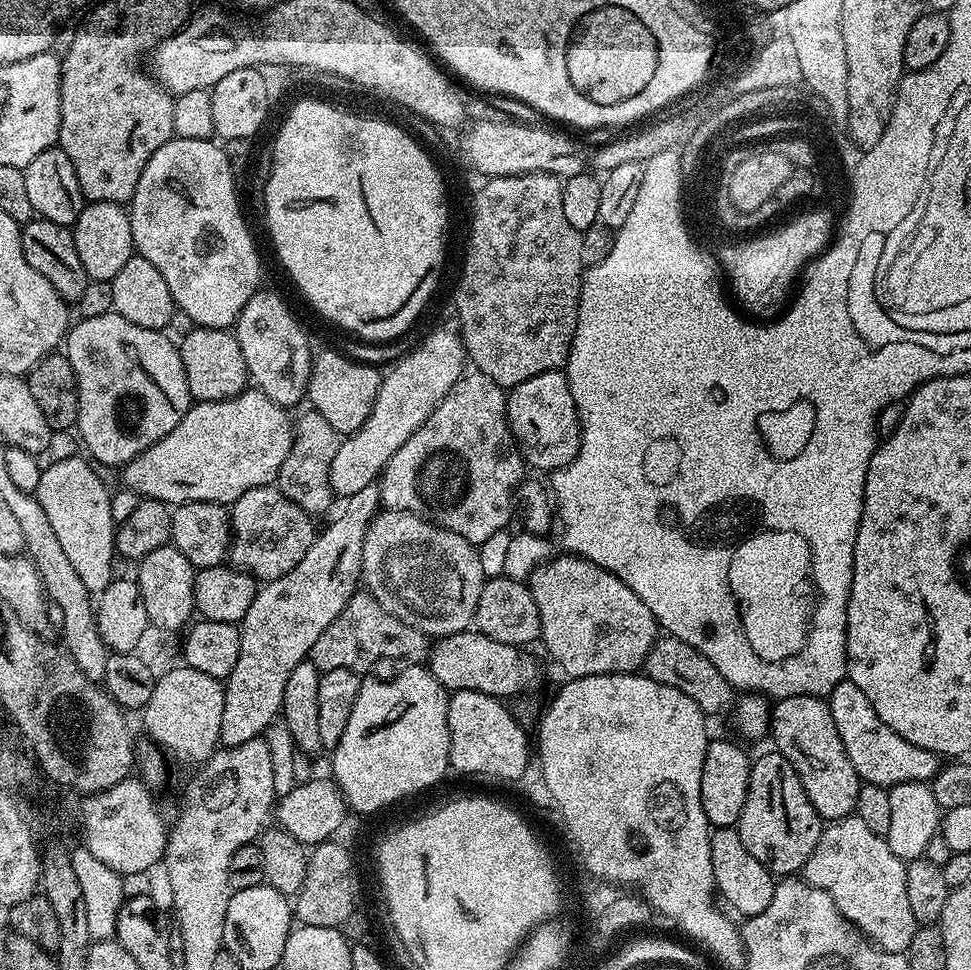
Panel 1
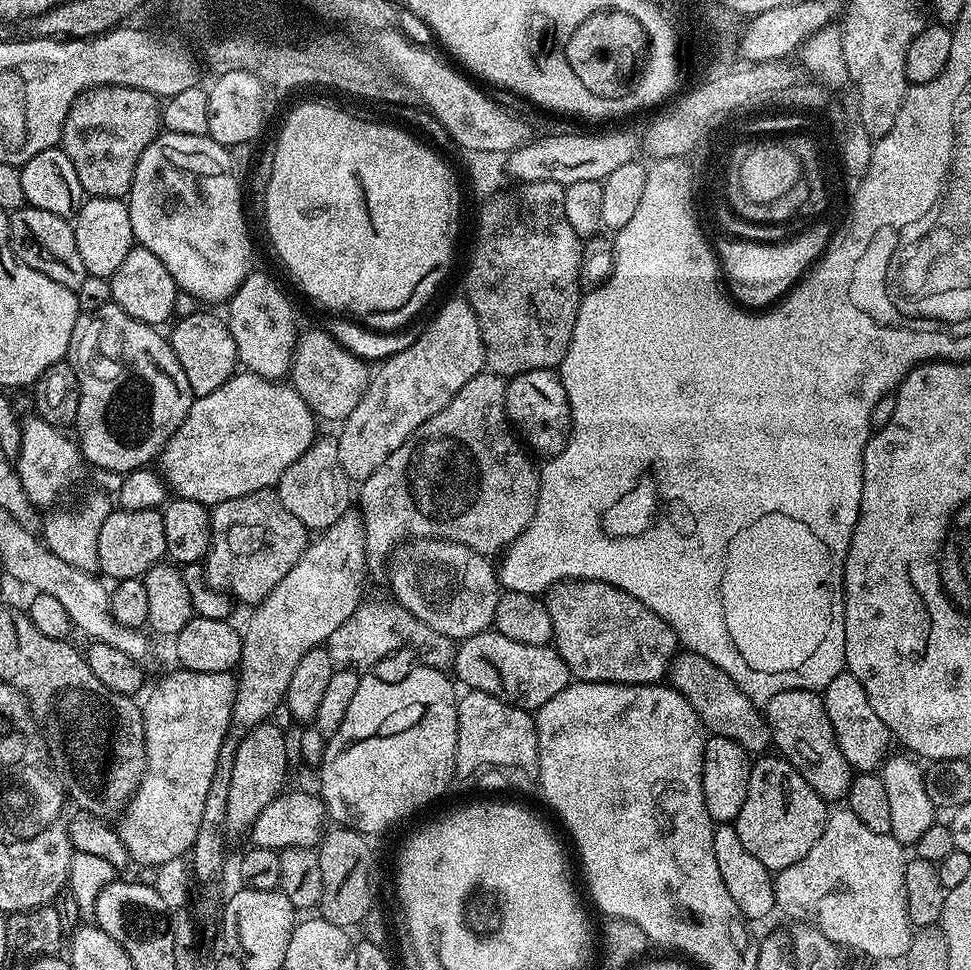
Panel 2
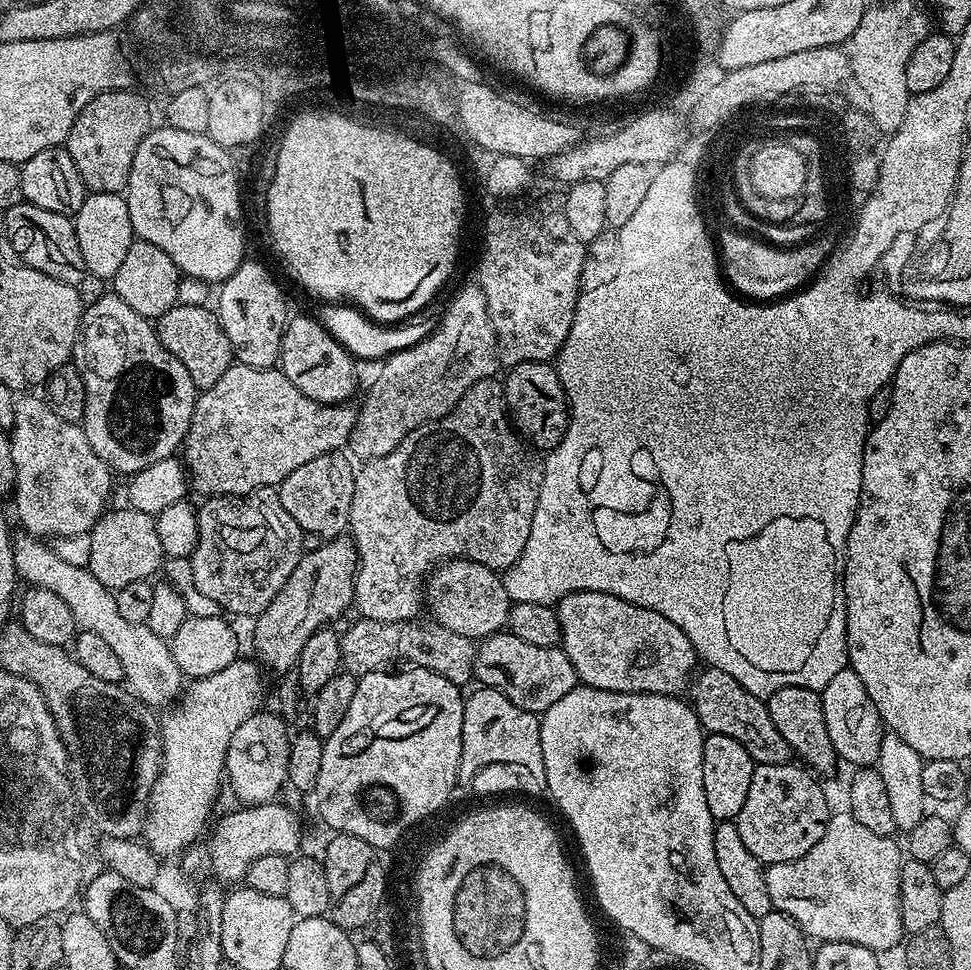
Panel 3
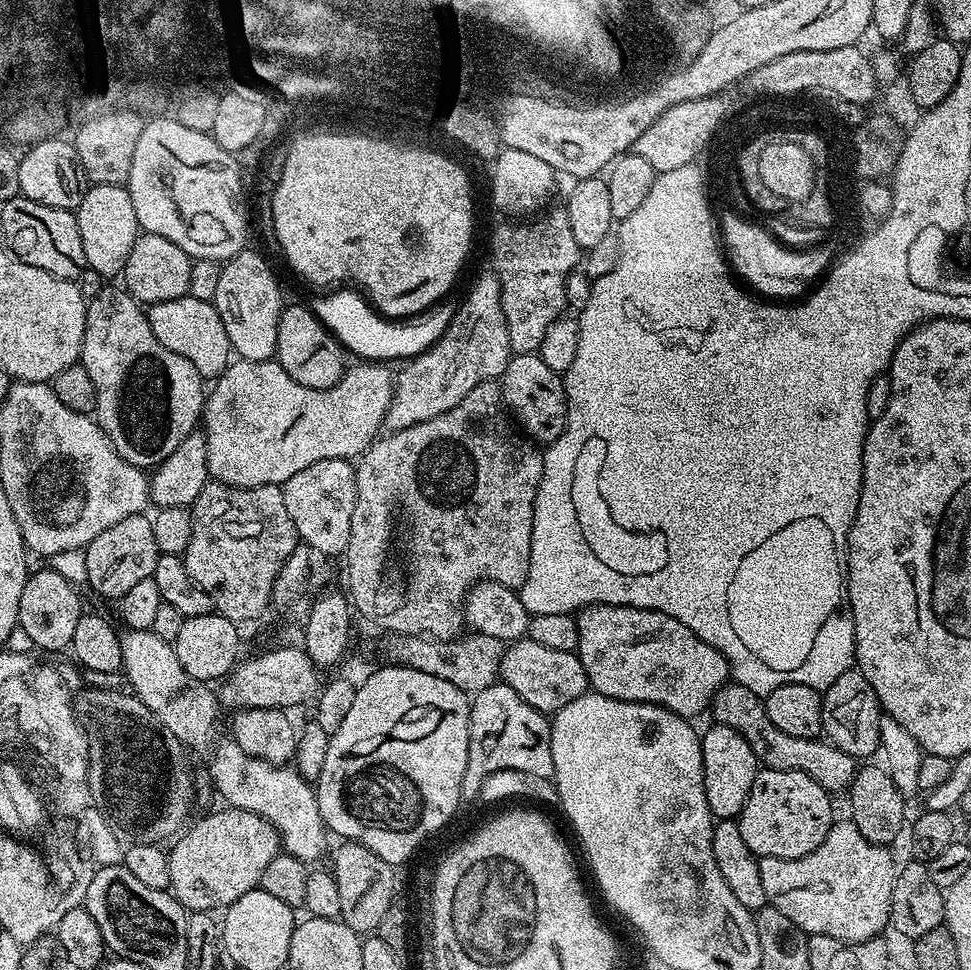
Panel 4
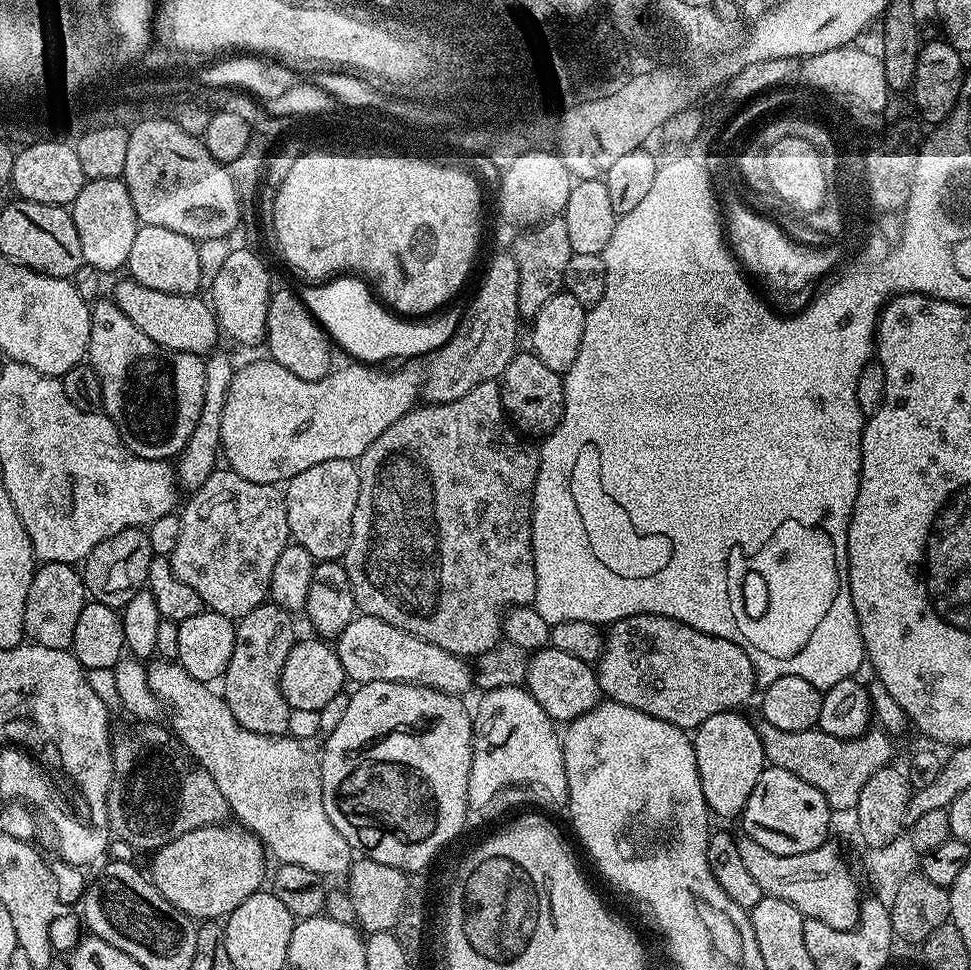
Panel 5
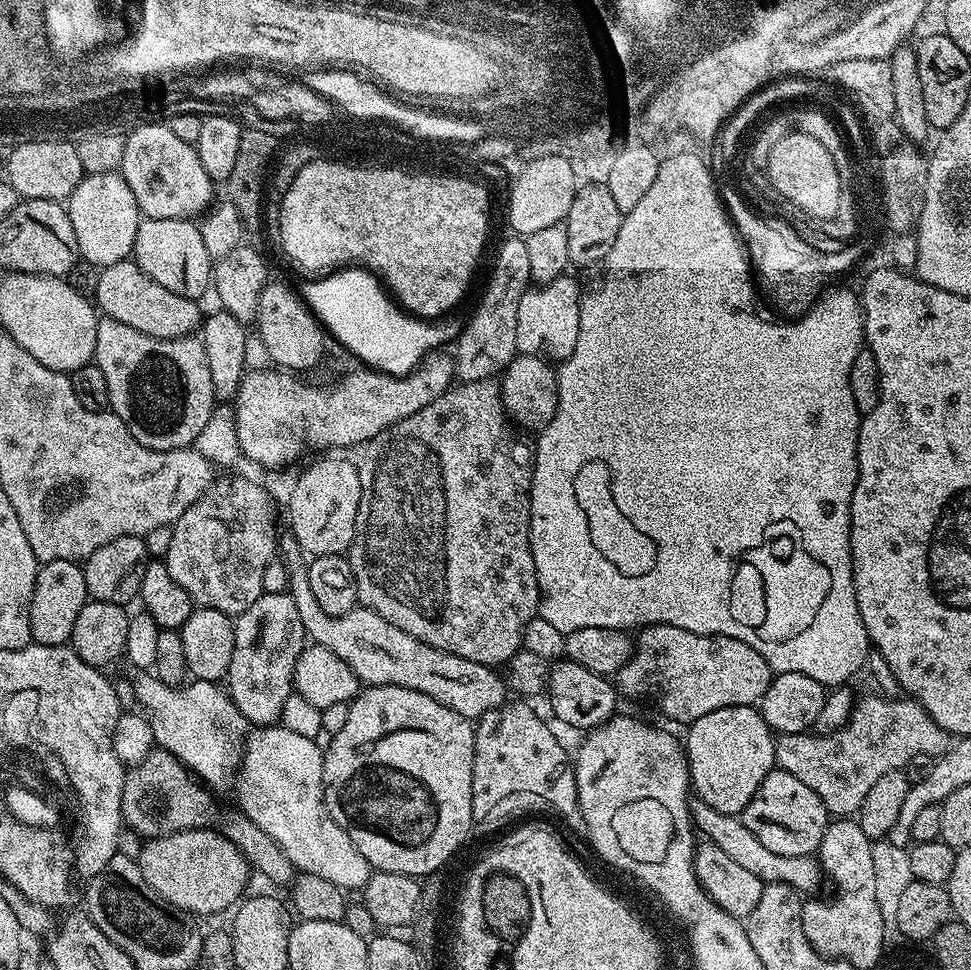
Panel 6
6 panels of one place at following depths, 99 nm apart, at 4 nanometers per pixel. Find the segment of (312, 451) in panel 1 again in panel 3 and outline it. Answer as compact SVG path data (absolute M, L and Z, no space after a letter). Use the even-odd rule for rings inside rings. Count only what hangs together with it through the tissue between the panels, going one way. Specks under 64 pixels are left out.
M338 451L310 458L310 462L298 466L294 474L287 476L278 485L282 506L286 506L286 514L290 514L290 518L294 518L294 522L298 522L298 526L309 537L336 538L343 533L340 531L348 528L350 502L354 502L356 472L353 461L344 455L343 451Z

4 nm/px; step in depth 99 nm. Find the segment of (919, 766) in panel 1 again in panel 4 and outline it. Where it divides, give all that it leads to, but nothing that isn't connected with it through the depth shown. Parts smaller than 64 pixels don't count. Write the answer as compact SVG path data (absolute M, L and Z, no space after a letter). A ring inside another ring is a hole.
M853 670L842 674L838 682L834 682L822 692L823 735L846 754L857 758L876 756L880 747L879 720L882 709L870 682L859 672Z

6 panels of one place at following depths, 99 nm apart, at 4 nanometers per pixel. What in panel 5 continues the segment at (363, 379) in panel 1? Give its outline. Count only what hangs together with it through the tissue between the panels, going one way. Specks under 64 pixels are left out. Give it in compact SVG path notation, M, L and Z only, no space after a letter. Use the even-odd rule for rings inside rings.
M280 287L273 291L268 307L266 330L267 355L274 362L278 362L278 366L286 366L290 374L298 374L298 378L307 380L321 380L323 376L333 371L333 341L297 293L295 296L290 289Z

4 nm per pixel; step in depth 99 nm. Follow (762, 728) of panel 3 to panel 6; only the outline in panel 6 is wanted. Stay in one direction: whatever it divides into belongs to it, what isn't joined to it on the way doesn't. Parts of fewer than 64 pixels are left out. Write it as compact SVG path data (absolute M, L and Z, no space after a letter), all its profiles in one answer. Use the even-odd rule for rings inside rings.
M864 696L855 701L852 718L849 724L844 728L839 728L837 732L830 732L827 734L813 734L811 731L799 732L798 734L780 734L776 739L776 768L786 774L794 774L794 778L798 778L798 782L803 782L805 786L810 786L810 790L814 790L814 794L818 794L822 798L822 802L827 806L829 813L836 818L852 818L860 811L860 807L866 799L866 794L873 789L874 782L884 774L890 771L904 770L907 762L914 754L928 754L935 758L939 758L948 751L950 747L949 733L942 731L934 722L934 718L930 718L930 714L926 711L917 700L911 698L900 698L904 700L883 700L880 696Z

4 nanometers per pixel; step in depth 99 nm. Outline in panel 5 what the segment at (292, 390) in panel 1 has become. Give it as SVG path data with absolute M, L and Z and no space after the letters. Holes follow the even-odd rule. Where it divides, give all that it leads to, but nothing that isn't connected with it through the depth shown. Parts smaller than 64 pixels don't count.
M237 247L210 286L210 303L219 331L240 344L256 344L259 340L261 343L268 335L266 320L273 291L274 283L267 266L250 249Z

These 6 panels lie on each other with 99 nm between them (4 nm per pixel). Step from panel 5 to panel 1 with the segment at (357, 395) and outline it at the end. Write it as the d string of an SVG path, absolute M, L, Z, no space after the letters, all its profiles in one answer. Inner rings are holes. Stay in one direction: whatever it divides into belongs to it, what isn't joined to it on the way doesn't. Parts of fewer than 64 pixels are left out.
M245 390L234 398L225 400L202 400L193 403L182 422L166 434L154 446L142 450L128 464L123 465L123 487L141 498L160 500L163 504L175 506L190 502L210 502L230 506L246 490L254 490L263 484L272 484L280 473L286 454L290 454L294 420L285 409L278 407L266 394Z

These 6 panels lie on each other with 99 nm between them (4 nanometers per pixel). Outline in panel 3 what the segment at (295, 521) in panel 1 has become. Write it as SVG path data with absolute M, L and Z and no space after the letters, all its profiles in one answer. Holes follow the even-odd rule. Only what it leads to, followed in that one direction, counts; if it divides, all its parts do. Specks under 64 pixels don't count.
M275 487L259 488L245 496L210 496L199 505L198 546L192 552L190 563L194 574L194 586L202 590L225 612L233 612L236 616L255 618L260 615L270 602L286 586L286 578L294 574L294 566L298 566L300 557L306 551L306 534L286 514L286 506L282 506L282 498Z

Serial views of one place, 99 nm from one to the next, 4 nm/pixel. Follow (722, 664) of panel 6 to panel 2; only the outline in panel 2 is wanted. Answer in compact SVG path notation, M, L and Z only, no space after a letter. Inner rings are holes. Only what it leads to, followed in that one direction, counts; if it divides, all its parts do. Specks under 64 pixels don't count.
M565 580L552 585L546 593L552 623L552 640L556 653L566 662L569 673L577 681L603 684L655 684L665 679L668 665L678 651L674 630L654 614L638 598L601 580Z

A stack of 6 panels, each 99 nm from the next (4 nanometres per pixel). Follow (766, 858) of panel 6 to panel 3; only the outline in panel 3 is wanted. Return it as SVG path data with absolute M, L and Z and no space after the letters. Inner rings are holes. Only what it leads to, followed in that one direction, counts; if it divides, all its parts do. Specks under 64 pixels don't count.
M848 810L837 811L826 826L826 834L822 834L802 858L767 865L766 890L770 890L773 909L789 916L813 941L854 942L875 953L891 953L892 947L906 936L900 913L902 848L894 840L891 835L874 834Z

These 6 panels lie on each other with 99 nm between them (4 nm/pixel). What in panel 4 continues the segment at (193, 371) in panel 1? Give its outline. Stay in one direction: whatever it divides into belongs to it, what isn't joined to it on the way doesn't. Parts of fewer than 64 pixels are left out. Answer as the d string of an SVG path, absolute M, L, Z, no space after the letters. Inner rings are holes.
M186 295L170 302L153 304L147 309L147 314L154 338L158 338L166 350L182 354L182 358L186 358L186 362L198 370L204 381L214 382L228 369L234 356L232 343L230 338L226 338L226 326L222 326L222 318L218 318L218 310L211 300L199 300Z

